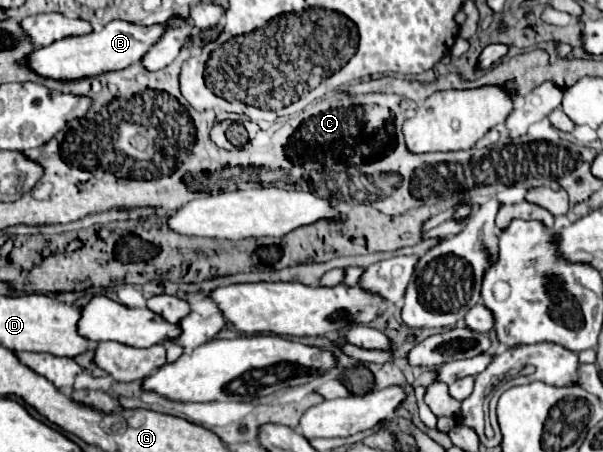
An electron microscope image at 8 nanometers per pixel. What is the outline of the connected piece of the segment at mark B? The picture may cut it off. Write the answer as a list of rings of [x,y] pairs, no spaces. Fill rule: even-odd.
[[[111,21],[103,27],[99,33],[89,33],[81,37],[65,37],[61,41],[55,41],[47,47],[39,47],[27,55],[27,67],[45,79],[55,81],[81,81],[87,77],[99,77],[107,71],[119,71],[129,67],[131,63],[137,63],[149,47],[163,35],[163,25],[153,27],[139,27],[127,21]]]

